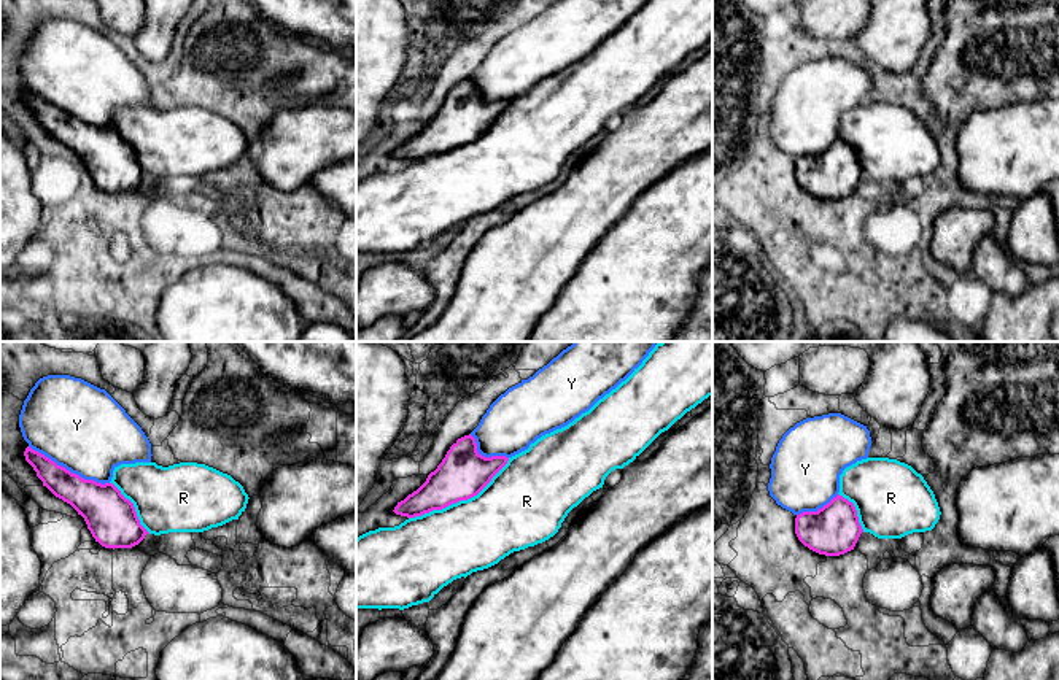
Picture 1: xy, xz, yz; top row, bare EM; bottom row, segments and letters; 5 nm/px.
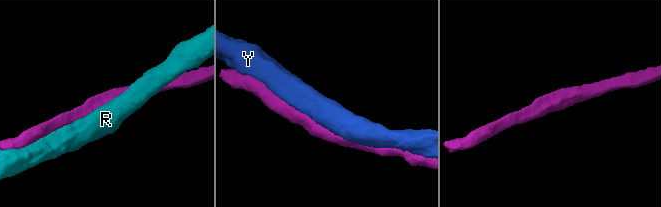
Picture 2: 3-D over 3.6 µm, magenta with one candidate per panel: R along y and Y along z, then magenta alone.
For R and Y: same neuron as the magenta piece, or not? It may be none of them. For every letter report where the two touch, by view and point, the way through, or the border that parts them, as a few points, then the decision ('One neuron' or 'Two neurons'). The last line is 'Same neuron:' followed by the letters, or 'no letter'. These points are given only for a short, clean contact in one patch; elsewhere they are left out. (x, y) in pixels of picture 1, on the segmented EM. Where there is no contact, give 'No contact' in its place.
R: Touches magenta at xz (460, 499). One neuron
Y: Touches magenta at xy (69, 471). Two neurons
Same neuron: R

